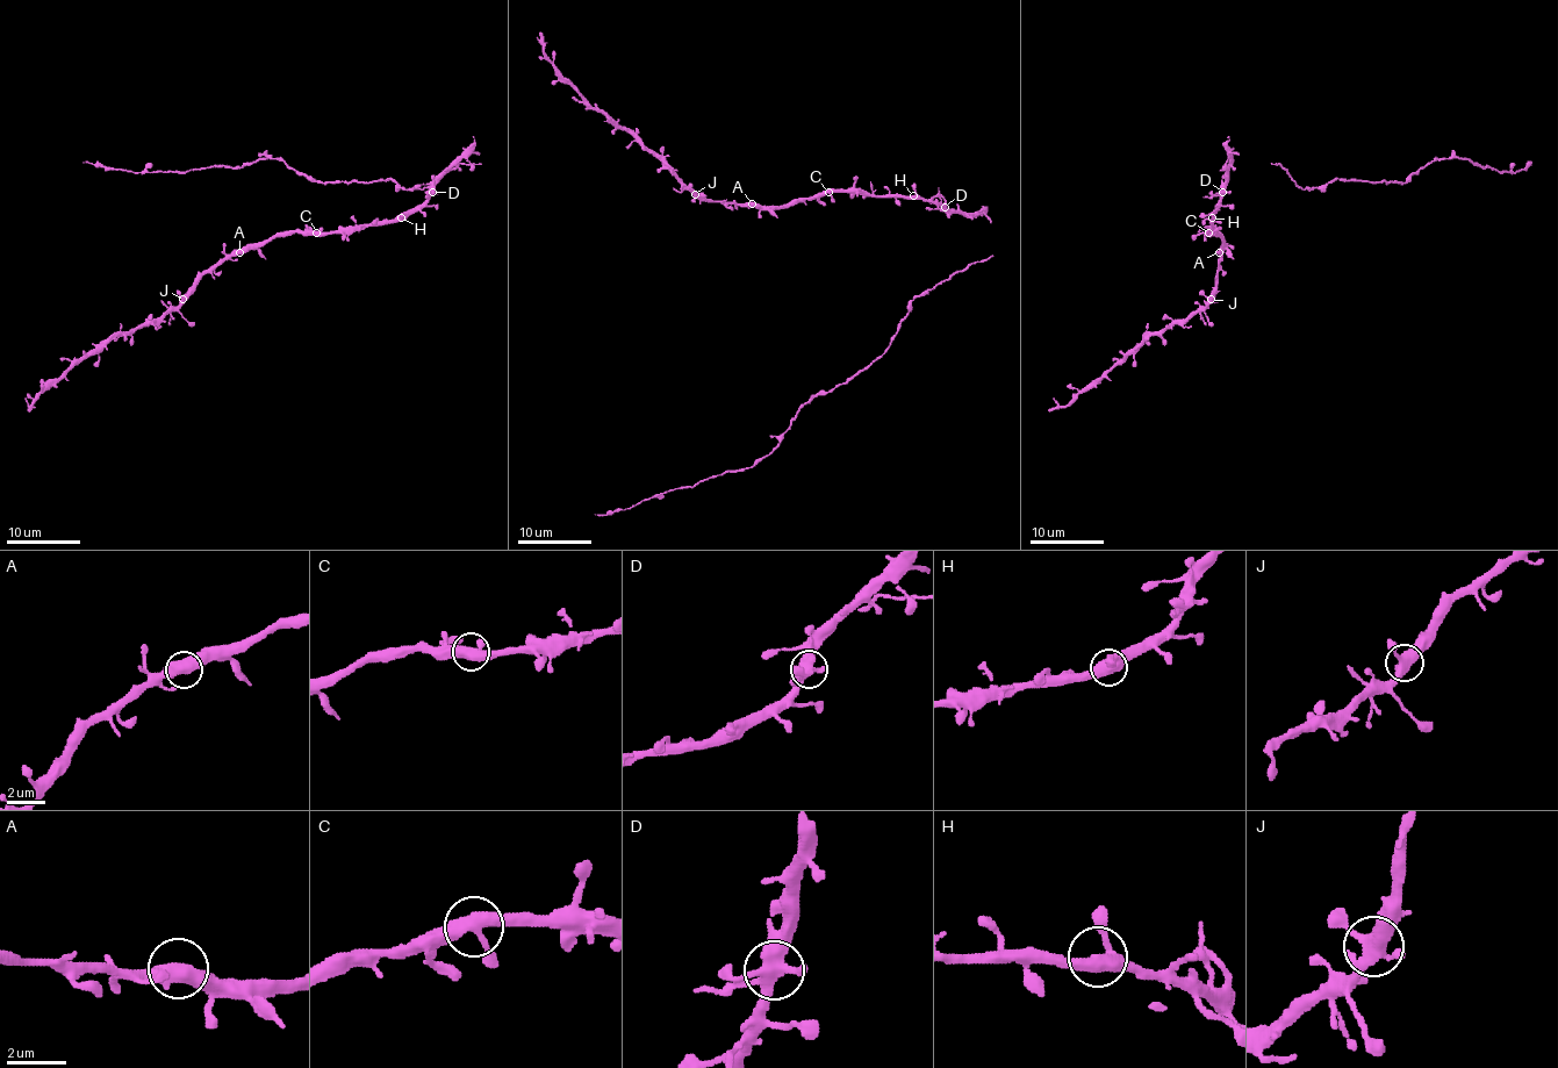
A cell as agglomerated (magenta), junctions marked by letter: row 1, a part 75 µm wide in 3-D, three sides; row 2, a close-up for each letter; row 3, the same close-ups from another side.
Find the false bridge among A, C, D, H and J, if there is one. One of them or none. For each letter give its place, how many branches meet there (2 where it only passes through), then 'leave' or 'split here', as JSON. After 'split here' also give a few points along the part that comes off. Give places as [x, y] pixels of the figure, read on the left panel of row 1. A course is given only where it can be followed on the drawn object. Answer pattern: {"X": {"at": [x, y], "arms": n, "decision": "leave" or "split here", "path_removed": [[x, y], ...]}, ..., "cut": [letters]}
{"A": {"at": [239, 252], "arms": 2, "decision": "leave"}, "C": {"at": [316, 233], "arms": 3, "decision": "leave"}, "D": {"at": [432, 192], "arms": 4, "decision": "leave"}, "H": {"at": [401, 217], "arms": 3, "decision": "leave"}, "J": {"at": [182, 299], "arms": 4, "decision": "leave"}, "cut": []}

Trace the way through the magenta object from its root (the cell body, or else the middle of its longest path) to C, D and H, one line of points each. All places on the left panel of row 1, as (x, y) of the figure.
C: (457, 163), (419, 205), (392, 220), (316, 233)
D: (457, 163), (432, 192)
H: (457, 163), (431, 194), (401, 217)

